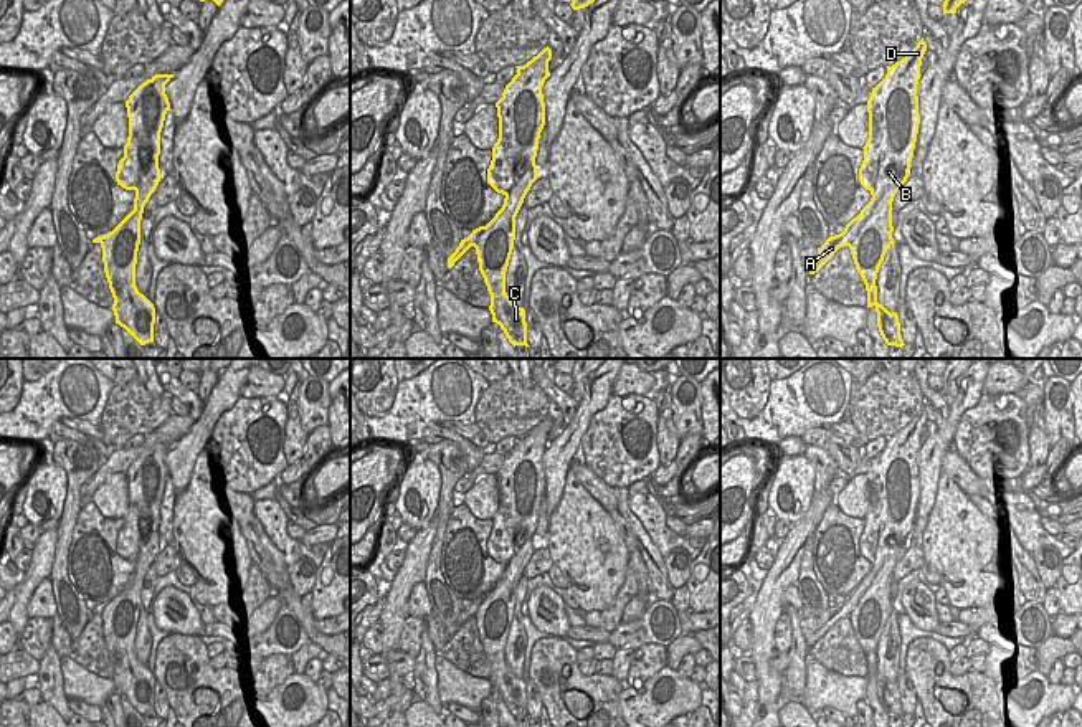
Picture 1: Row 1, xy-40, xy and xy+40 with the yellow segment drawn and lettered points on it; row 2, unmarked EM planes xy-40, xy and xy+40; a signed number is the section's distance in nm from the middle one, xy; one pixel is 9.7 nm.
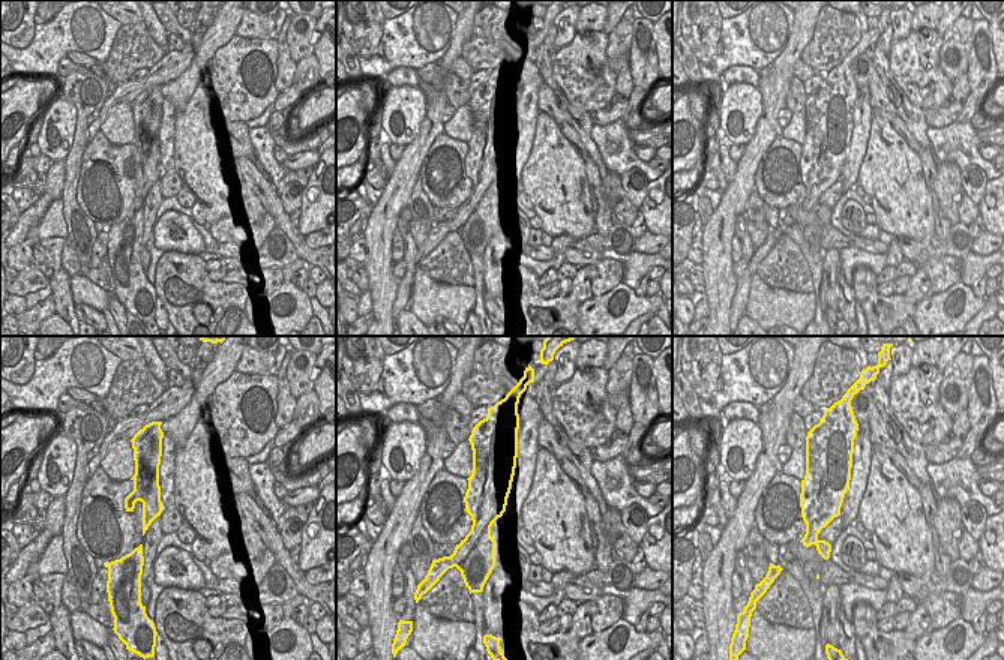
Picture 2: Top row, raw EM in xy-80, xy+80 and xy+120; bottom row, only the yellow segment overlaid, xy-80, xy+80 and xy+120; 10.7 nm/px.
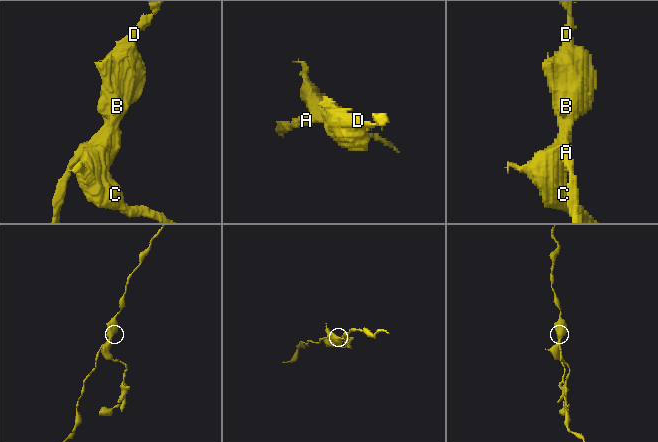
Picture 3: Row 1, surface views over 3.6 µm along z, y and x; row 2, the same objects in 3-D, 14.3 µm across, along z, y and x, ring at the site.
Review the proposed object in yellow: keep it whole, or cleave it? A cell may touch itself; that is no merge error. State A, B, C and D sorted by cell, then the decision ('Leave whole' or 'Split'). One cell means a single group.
Groups: A B D / C. Split.

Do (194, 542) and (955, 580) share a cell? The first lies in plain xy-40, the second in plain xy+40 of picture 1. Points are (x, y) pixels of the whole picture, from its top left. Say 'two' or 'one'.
one

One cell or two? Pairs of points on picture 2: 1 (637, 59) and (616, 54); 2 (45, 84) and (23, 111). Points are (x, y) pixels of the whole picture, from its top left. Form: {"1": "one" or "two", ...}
{"1": "two", "2": "one"}

